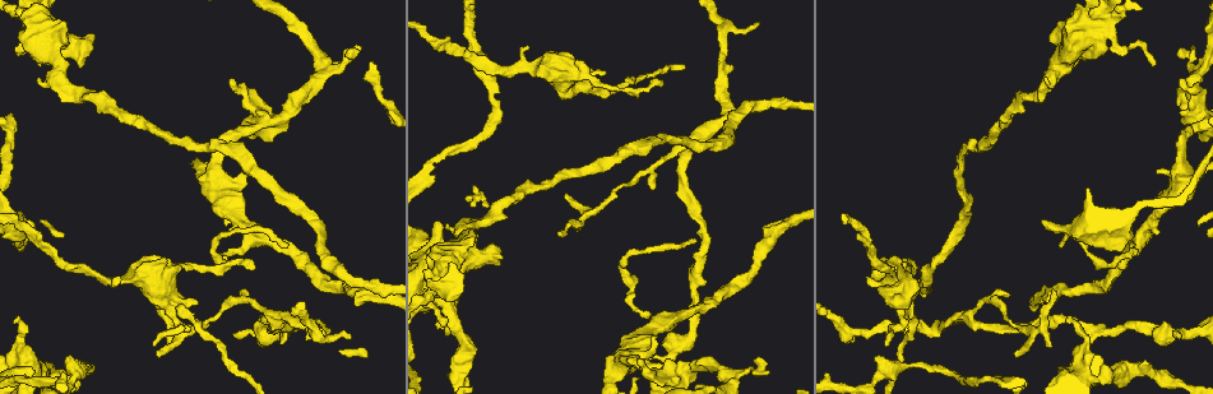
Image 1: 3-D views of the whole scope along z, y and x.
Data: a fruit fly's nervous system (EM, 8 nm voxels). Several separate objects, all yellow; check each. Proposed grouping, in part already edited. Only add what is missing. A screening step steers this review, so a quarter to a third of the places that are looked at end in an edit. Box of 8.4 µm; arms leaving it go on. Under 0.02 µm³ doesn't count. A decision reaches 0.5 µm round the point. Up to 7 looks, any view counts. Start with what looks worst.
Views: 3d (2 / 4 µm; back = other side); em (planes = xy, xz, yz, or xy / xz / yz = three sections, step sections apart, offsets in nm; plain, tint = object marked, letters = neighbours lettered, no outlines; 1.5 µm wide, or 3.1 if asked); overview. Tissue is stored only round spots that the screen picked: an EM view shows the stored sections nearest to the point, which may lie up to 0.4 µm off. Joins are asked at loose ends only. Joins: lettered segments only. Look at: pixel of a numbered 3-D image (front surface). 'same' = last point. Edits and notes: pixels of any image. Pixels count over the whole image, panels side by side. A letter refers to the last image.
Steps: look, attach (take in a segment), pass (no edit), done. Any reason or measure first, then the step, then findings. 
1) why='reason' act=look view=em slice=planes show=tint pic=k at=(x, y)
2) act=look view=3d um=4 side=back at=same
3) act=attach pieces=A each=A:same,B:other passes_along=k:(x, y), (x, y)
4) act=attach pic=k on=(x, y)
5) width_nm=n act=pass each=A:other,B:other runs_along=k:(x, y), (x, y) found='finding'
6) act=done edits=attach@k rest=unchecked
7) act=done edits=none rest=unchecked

why='branch stops here' act=look view=em slice=xy step=4 show=letters pic=1 at=(32, 224)

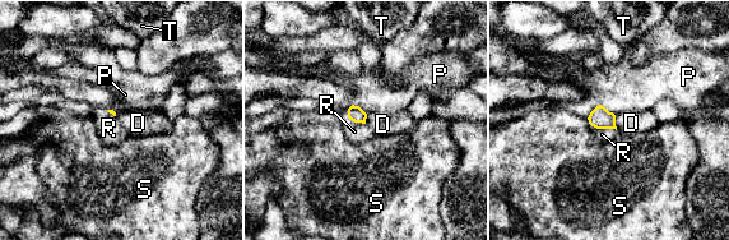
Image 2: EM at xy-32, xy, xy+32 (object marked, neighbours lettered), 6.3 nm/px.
width_nm=140 act=attach pic=2 on=(602, 134) each=D:other,P:other,R:same,S:other,T:other passes_along=2:(599, 118), (604, 128), (602, 134) found='it goes on there'

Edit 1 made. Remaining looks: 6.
why='an open end' act=look view=em slice=planes show=letters pic=1 at=(756, 359)

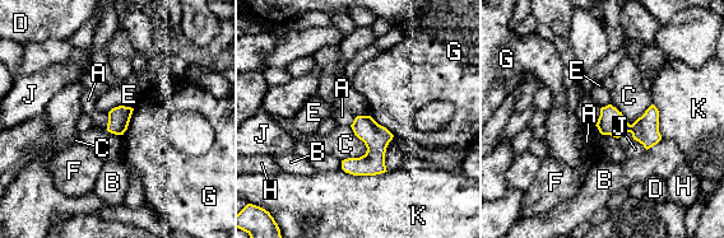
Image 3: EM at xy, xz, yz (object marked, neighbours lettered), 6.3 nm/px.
act=pass each=A:other,B:other,C:other,D:other,E:other,F:other,G:other,H:other,J:other,K:other border=3:(108, 113), (106, 130) found='none of them fits'

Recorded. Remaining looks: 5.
act=look view=3d um=4 side=back pic=1 at=(447, 336)

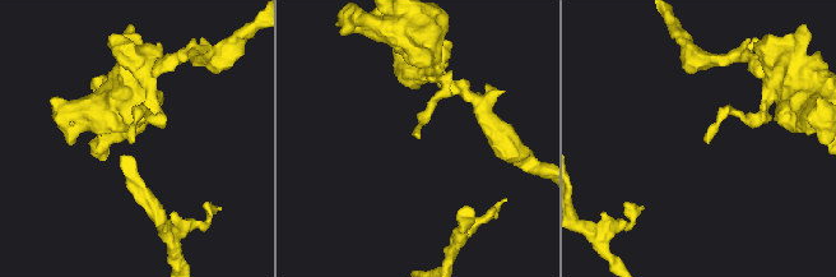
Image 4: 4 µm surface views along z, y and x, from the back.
why='now the EM' act=look view=em slice=planes show=plain pic=4 at=(417, 136)

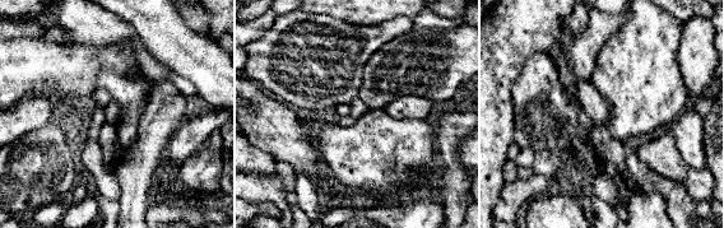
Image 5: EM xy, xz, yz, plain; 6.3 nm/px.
act=look view=em slice=planes show=letters at=same

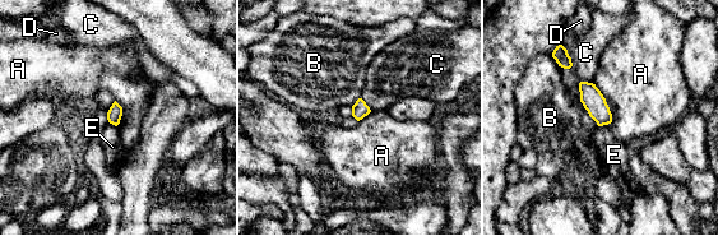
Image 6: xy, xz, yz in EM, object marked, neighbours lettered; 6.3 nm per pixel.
act=pass each=A:other,B:other,C:other,D:other,E:other border=6:(115, 100), (121, 107), (117, 125) found='no lettered segment goes on from it'

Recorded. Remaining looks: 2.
act=done edits=attach@2 rest=unchecked

